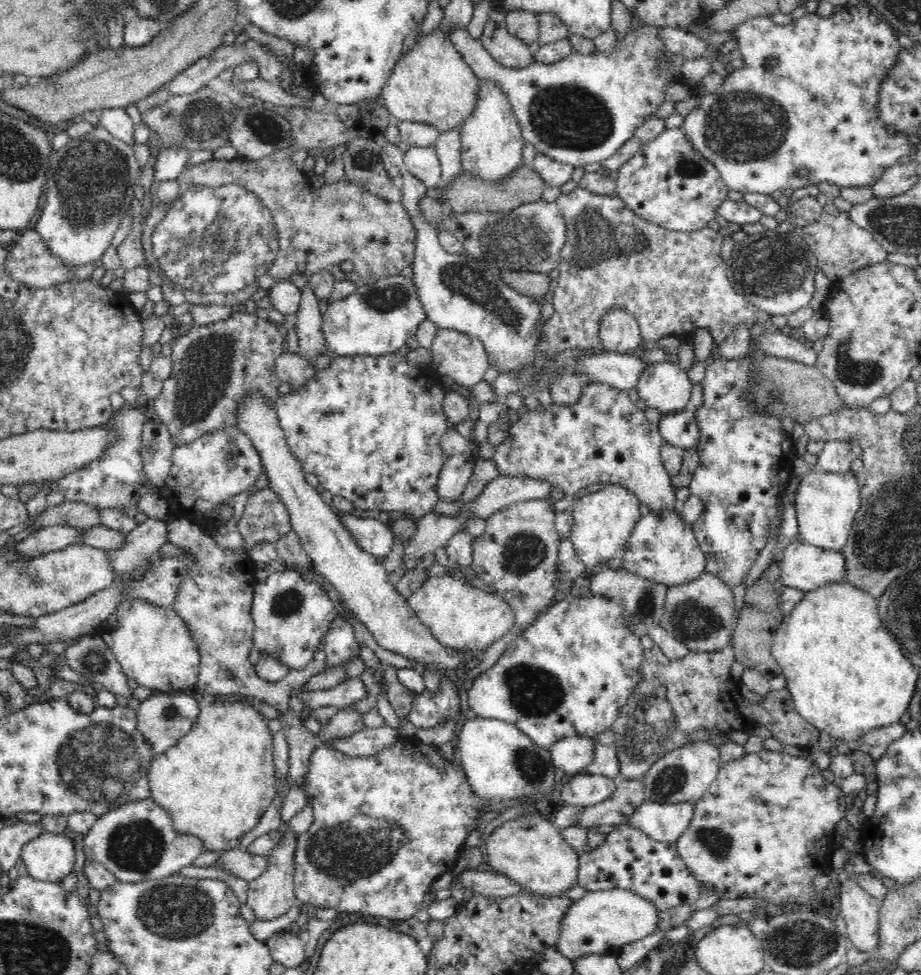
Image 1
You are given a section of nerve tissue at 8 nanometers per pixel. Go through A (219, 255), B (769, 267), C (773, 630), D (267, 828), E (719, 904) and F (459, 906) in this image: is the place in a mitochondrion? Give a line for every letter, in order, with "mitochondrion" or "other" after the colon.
A: mitochondrion
B: mitochondrion
C: other
D: other
E: other
F: other

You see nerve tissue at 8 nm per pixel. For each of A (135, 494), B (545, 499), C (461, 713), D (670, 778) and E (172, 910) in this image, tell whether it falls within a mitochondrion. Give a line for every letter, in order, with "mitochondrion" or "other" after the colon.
A: other
B: other
C: other
D: mitochondrion
E: mitochondrion

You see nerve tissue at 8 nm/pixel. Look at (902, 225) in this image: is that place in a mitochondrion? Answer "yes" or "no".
yes

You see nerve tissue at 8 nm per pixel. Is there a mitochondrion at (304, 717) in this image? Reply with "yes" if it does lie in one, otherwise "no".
no

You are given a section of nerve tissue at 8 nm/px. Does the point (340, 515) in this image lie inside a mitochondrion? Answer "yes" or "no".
no

